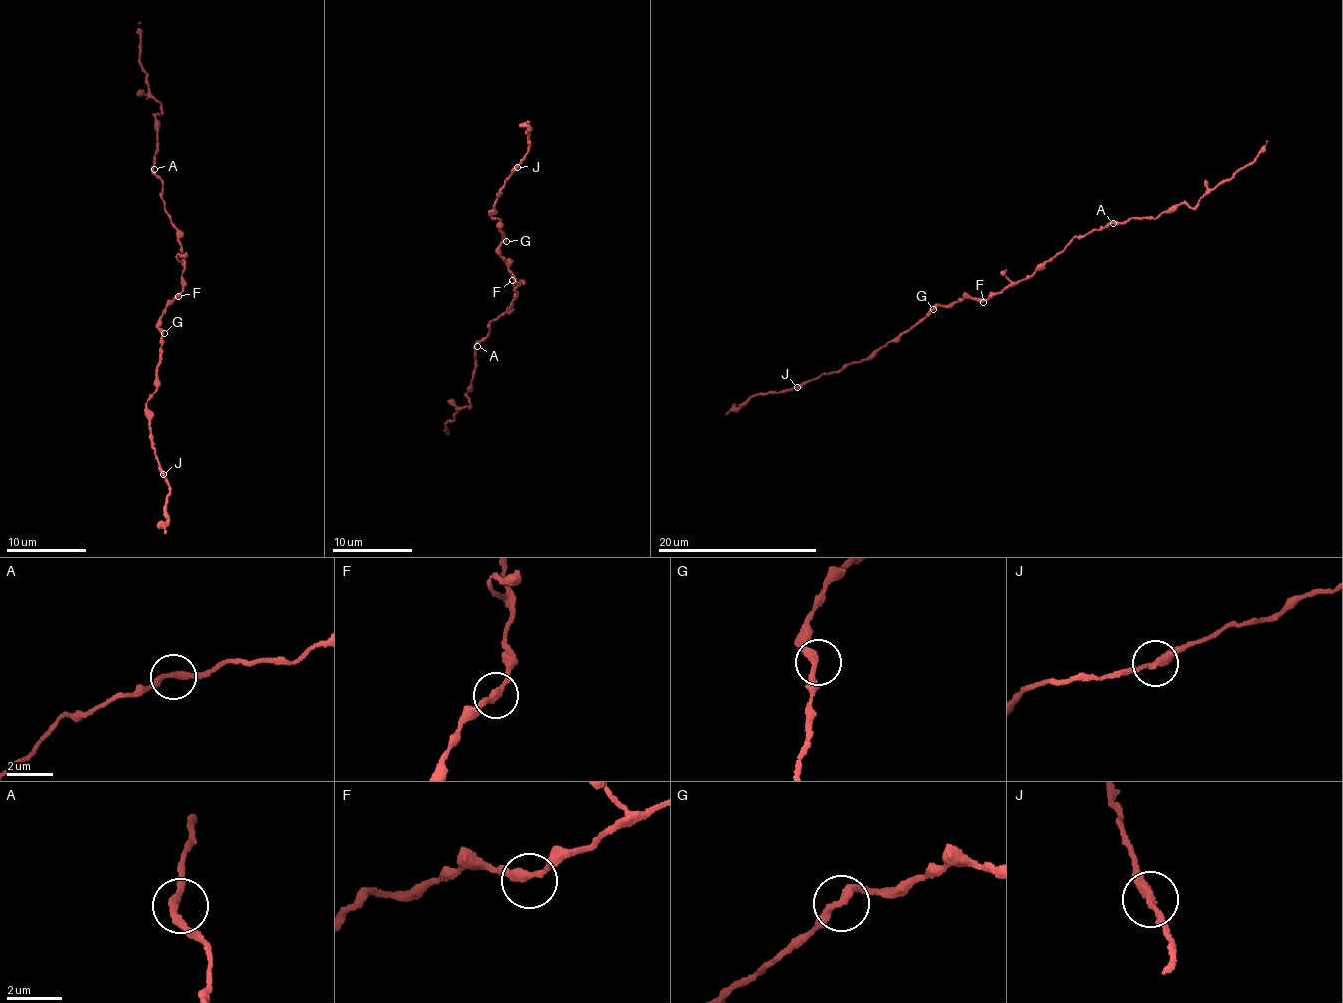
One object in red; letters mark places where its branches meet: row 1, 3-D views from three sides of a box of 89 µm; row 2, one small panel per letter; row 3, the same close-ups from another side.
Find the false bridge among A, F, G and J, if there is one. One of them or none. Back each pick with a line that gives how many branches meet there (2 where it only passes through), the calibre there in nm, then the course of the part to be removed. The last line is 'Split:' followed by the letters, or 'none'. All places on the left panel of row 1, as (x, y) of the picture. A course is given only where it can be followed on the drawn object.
Split: none

